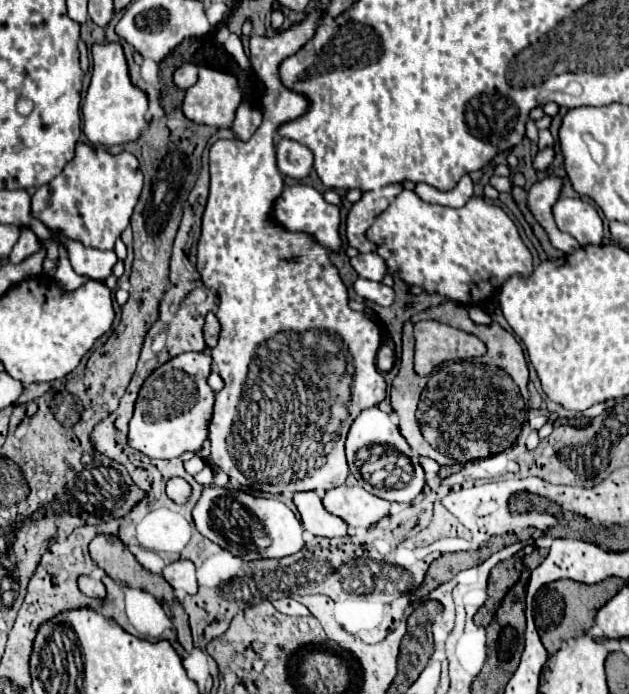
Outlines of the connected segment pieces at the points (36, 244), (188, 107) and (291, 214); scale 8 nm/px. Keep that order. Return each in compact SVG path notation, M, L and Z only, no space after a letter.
M26 229L26 231L22 231L22 235L20 235L16 247L12 249L12 253L10 253L10 261L12 261L12 263L20 263L24 257L36 253L38 249L40 249L40 239L38 239L32 231Z
M200 67L196 85L186 89L182 111L194 123L202 123L202 125L210 125L210 127L230 127L230 123L234 119L234 111L240 105L240 101L243 101L243 97L244 94L234 75L230 75L226 71L210 69L210 67Z
M302 183L286 187L282 191L282 195L278 197L276 205L274 205L274 217L288 231L308 231L308 233L314 235L314 239L322 247L326 247L330 251L338 251L340 249L340 235L338 235L340 209L338 209L338 205L326 203L322 193L318 193L314 187L308 187L308 185L302 185Z

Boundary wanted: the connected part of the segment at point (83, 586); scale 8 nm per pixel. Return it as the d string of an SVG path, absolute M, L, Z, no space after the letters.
M80 577L78 585L80 585L80 591L88 597L98 597L98 599L106 597L106 589L104 589L102 581L94 581L90 577Z

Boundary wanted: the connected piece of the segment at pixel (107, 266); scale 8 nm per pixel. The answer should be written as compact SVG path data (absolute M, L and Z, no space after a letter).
M50 231L52 241L56 245L64 245L68 251L68 259L78 275L86 275L90 279L106 279L116 265L116 253L114 251L100 251L94 247L84 247L80 241L70 239L62 235L60 231Z

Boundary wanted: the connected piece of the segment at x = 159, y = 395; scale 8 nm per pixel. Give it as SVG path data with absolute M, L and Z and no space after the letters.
M182 353L152 371L138 393L128 433L130 447L156 459L172 459L186 451L200 451L206 441L204 423L208 423L208 415L212 415L214 391L206 383L210 363L212 357L208 353Z

